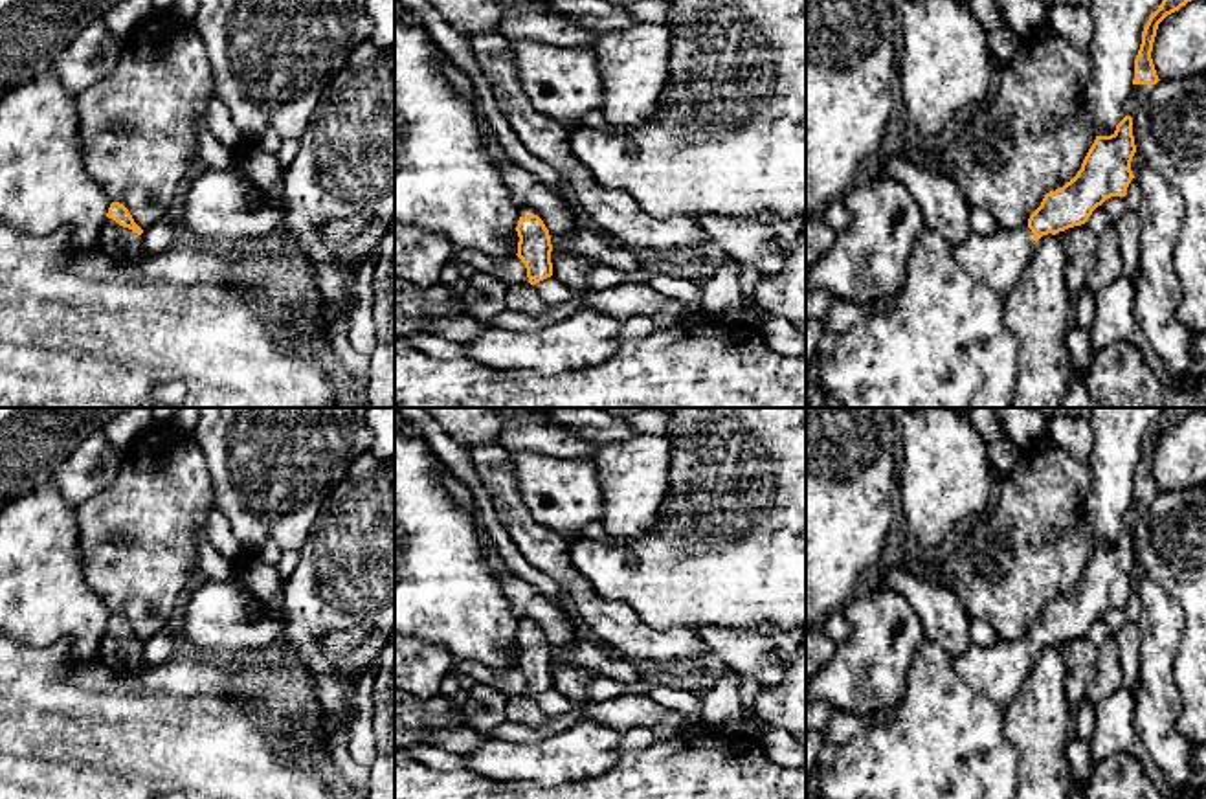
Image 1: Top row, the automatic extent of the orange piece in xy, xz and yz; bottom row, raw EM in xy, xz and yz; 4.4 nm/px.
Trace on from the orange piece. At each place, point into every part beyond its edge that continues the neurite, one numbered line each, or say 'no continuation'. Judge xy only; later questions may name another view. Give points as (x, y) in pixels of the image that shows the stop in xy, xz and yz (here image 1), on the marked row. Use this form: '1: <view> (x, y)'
1: xy (122, 243)

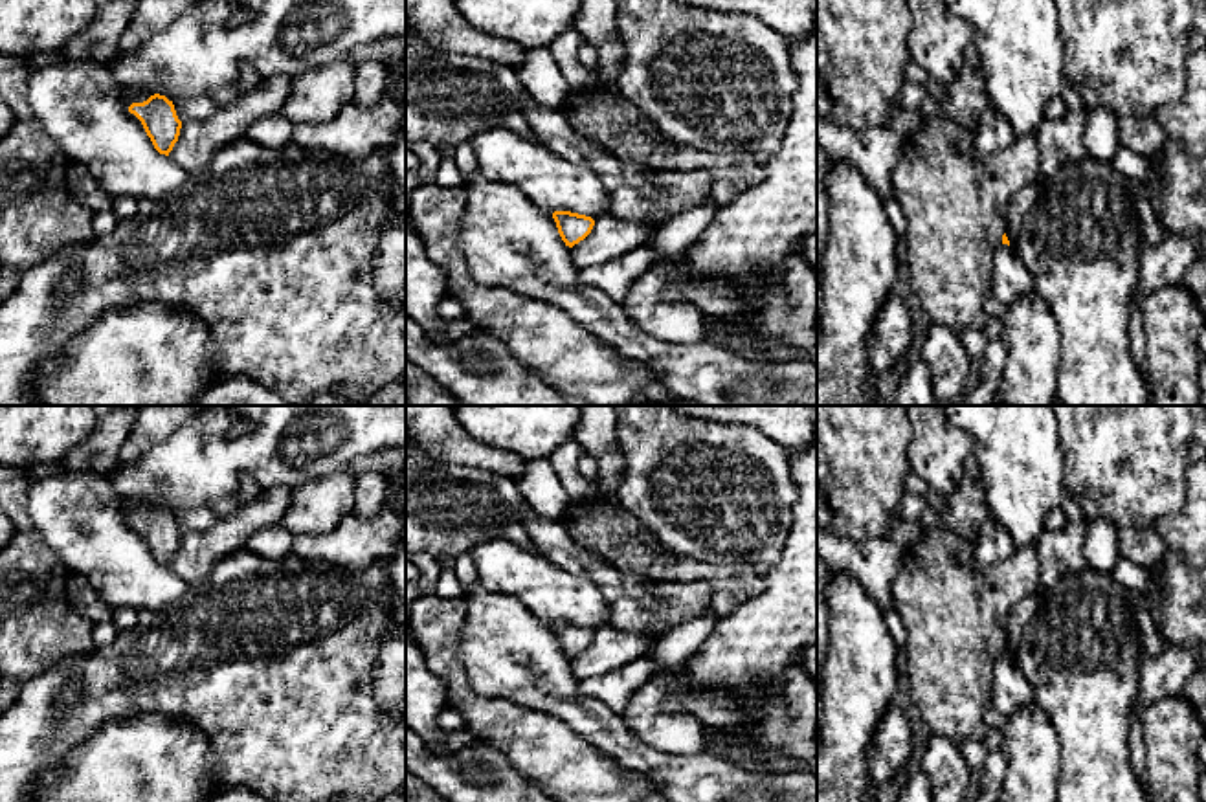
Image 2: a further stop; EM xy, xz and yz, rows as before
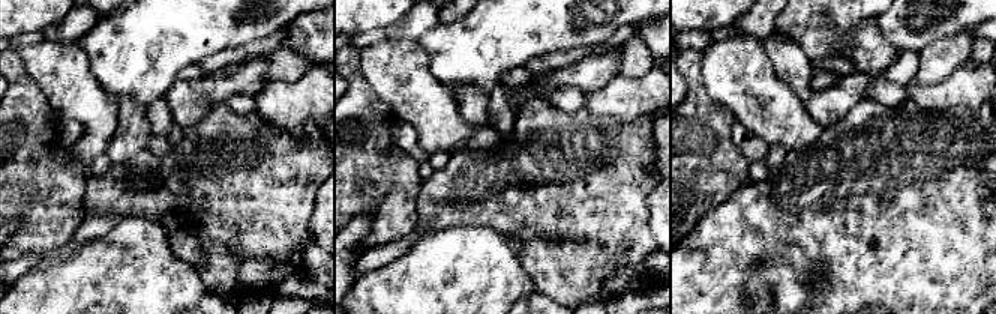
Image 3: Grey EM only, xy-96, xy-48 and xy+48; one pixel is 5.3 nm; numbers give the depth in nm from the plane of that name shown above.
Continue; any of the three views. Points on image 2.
no continuation

